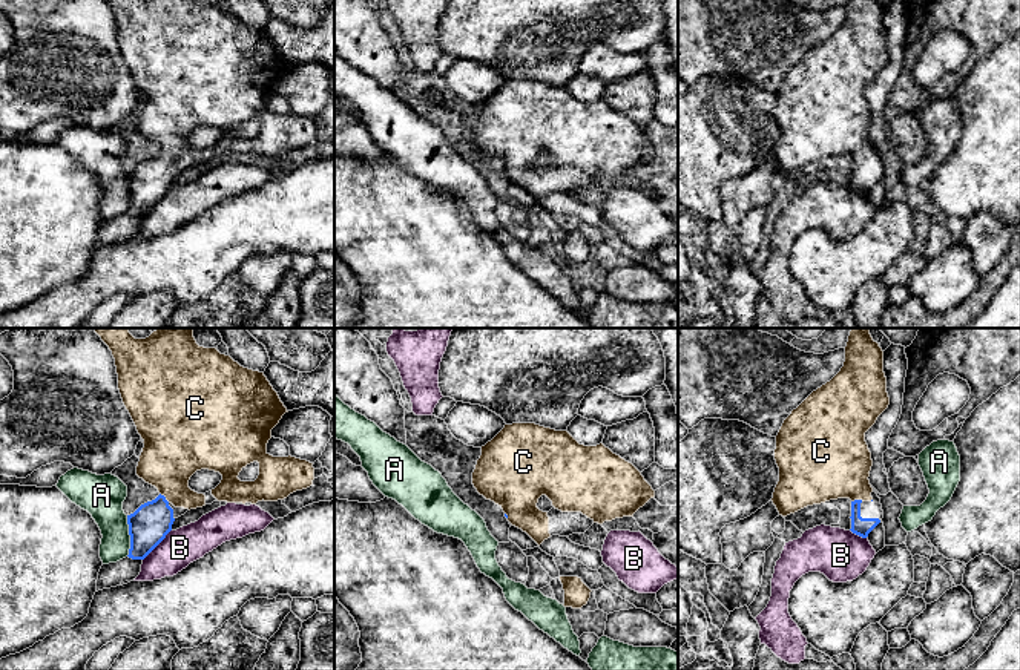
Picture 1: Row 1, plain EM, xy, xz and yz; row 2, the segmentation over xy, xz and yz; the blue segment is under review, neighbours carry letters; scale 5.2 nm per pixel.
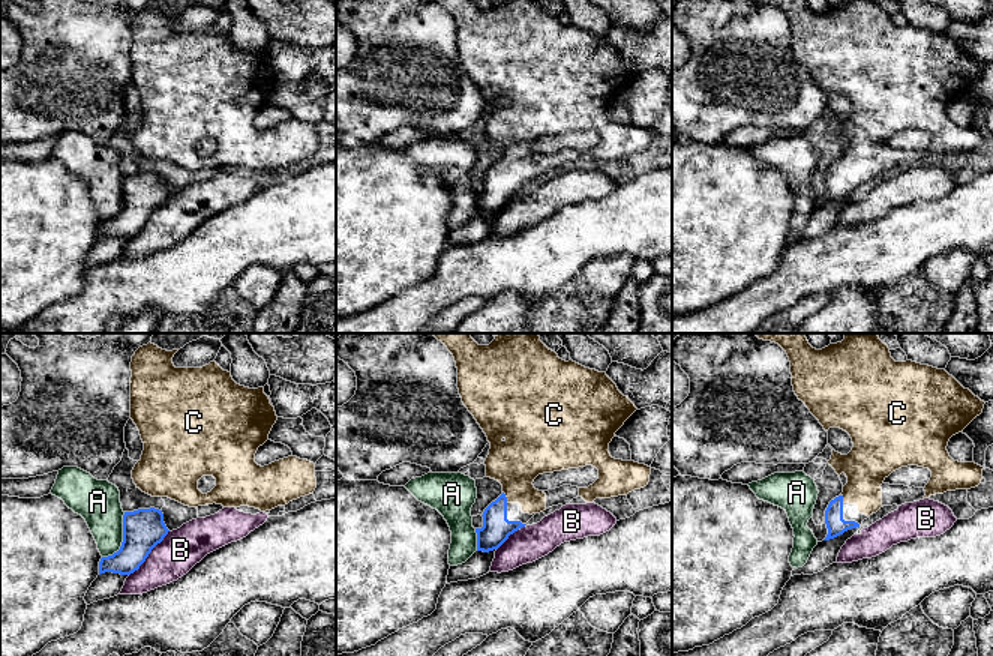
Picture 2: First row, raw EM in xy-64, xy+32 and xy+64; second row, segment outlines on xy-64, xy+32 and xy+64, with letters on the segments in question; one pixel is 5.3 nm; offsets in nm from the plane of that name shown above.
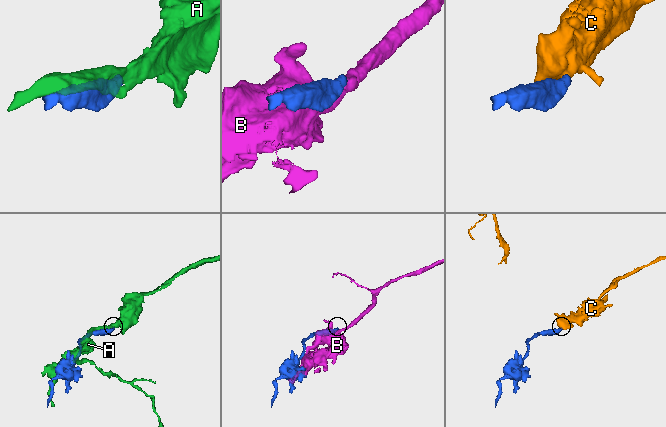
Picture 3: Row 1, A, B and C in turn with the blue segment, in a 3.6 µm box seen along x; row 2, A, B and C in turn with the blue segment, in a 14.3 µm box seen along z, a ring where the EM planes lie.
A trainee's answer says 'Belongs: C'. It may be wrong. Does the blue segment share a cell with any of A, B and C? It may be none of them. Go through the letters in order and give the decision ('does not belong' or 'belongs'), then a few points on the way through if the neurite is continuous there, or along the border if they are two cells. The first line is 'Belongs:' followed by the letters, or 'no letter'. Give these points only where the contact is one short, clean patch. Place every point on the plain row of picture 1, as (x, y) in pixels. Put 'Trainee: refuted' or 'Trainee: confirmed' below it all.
Belongs: C
A: does not belong
B: does not belong
C: belongs; way xy (149, 181), (164, 154), (171, 147), (174, 108)
Trainee: confirmed

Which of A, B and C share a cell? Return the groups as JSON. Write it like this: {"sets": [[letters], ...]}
{"sets": [["A"], ["B"], ["C"]]}

